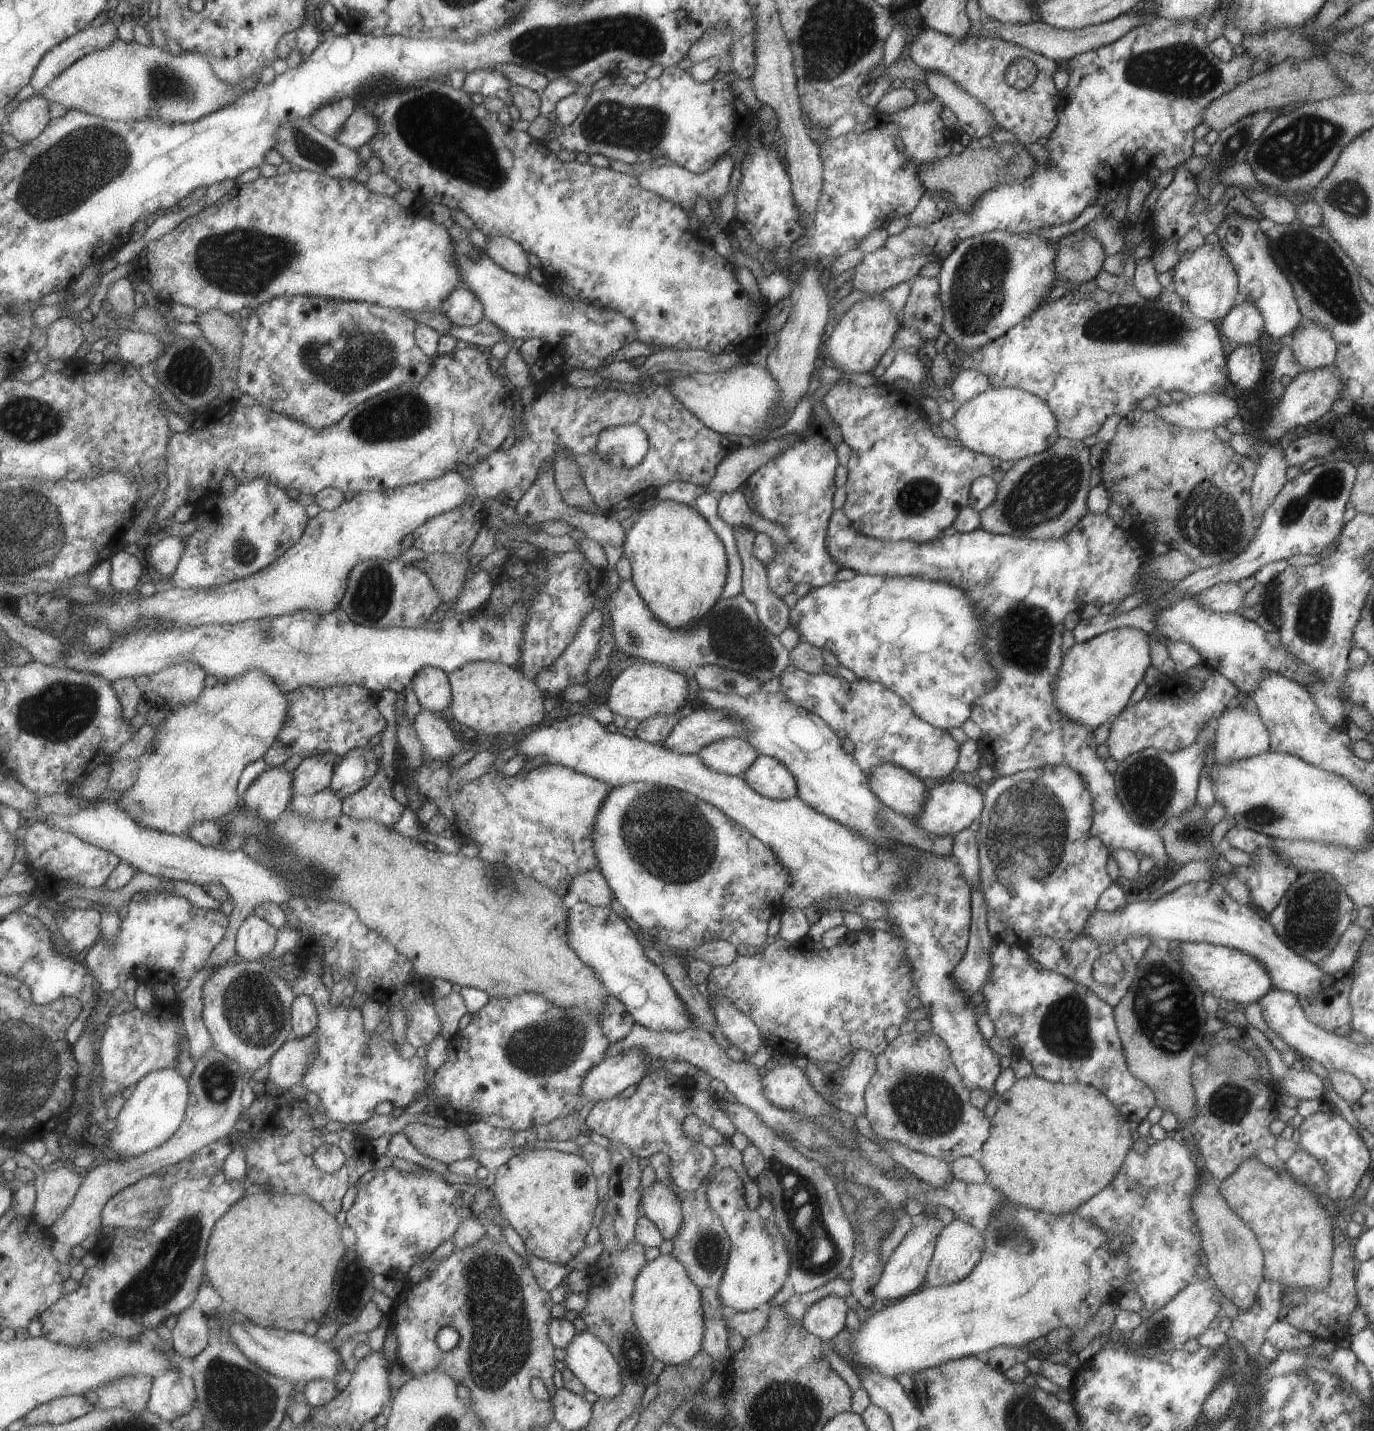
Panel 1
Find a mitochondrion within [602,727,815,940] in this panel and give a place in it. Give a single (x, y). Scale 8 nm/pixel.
(669, 843)

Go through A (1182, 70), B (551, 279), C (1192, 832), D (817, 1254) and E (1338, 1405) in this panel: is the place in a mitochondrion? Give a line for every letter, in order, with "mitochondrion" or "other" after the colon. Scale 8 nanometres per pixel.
A: mitochondrion
B: other
C: mitochondrion
D: mitochondrion
E: mitochondrion

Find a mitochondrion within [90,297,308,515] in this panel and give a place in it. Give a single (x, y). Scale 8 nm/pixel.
(190, 371)

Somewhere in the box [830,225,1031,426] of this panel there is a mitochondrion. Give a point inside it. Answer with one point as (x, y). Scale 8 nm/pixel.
(977, 287)

